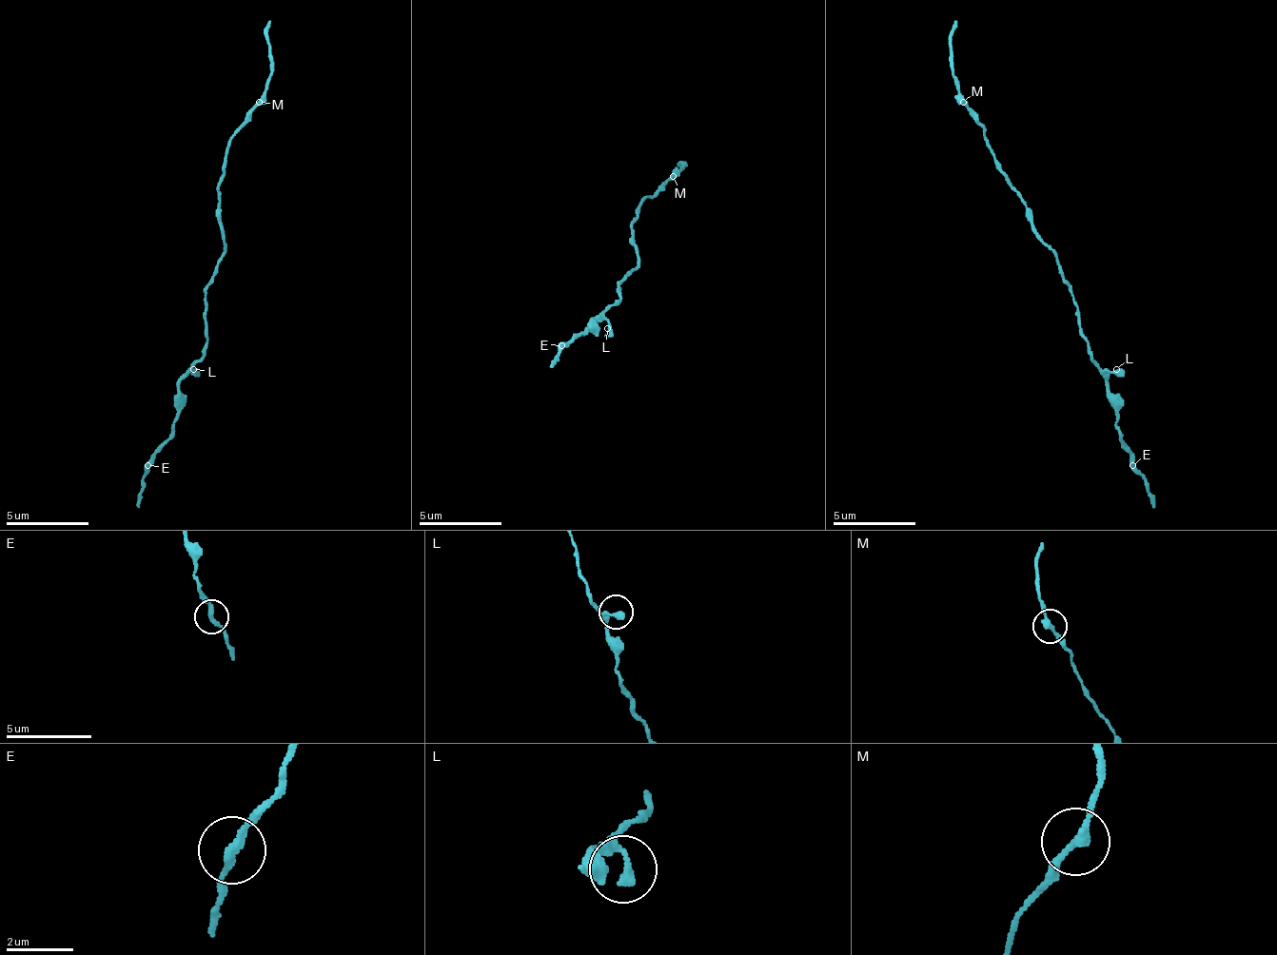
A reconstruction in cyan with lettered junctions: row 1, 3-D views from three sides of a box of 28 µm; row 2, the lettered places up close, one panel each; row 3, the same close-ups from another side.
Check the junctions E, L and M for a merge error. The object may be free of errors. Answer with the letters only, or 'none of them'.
M

